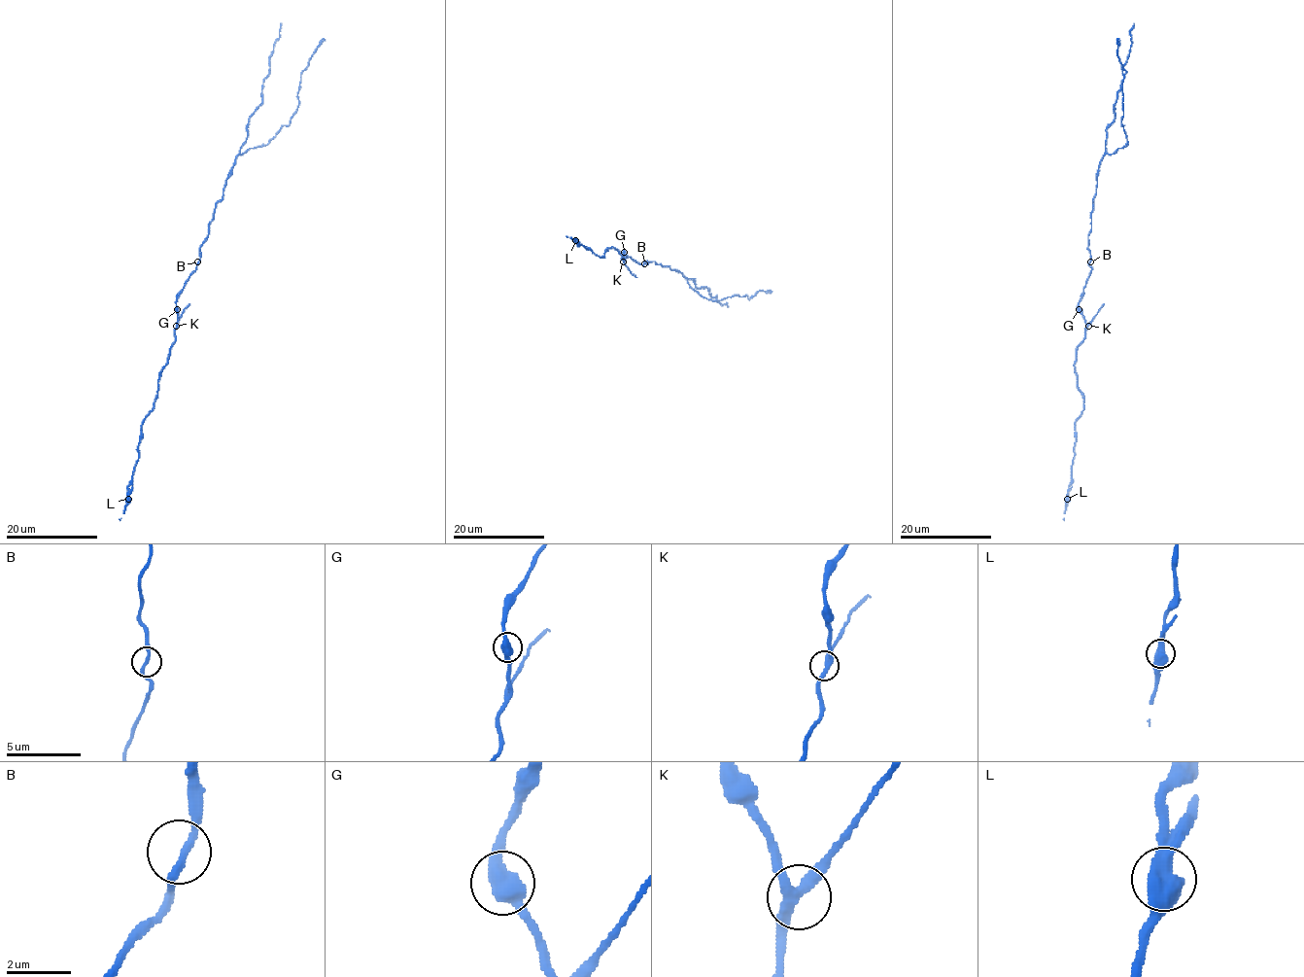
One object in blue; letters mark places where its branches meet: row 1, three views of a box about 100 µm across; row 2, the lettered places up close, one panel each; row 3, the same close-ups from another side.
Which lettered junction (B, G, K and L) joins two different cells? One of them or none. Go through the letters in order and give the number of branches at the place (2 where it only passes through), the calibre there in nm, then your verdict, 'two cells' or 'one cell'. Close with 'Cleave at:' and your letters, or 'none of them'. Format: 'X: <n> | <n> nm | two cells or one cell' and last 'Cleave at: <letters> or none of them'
B: 2 | 220 nm | one cell
G: 2 | 480 nm | one cell
K: 3 | 300 nm | one cell
L: 2 | 600 nm | two cells
Cleave at: L

